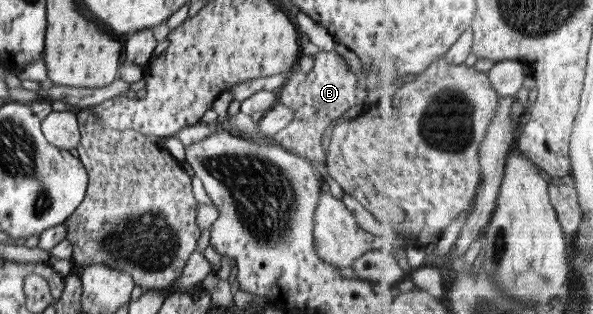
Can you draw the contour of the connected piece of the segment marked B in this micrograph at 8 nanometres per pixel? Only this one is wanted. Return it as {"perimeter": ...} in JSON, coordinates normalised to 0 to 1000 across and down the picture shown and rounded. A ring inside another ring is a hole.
{"perimeter":[[[565,159],[538,166],[531,178],[530,210],[519,236],[513,236],[503,213],[486,242],[486,258],[469,283],[472,334],[489,344],[497,360],[496,379],[479,411],[462,424],[460,452],[482,471],[523,516],[546,516],[548,487],[543,468],[546,414],[558,389],[577,376],[590,344],[612,347],[619,299],[617,283],[607,280],[605,255],[612,245],[607,226],[585,210],[583,191],[572,178]]]}

